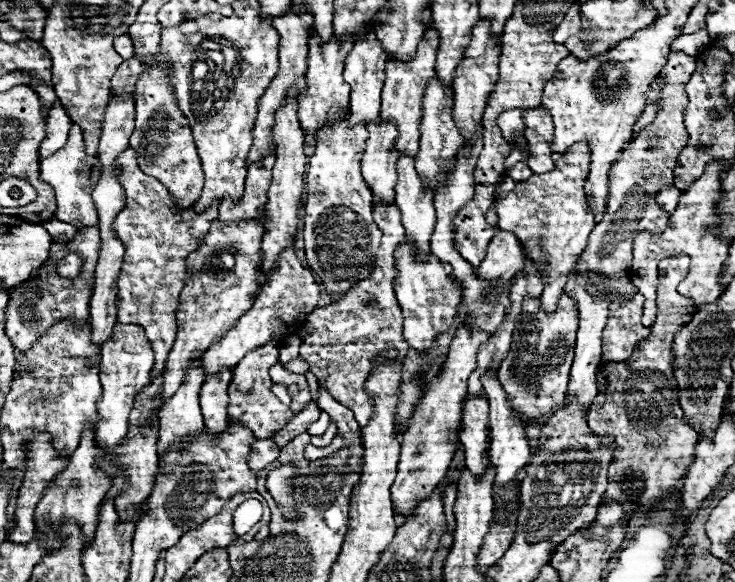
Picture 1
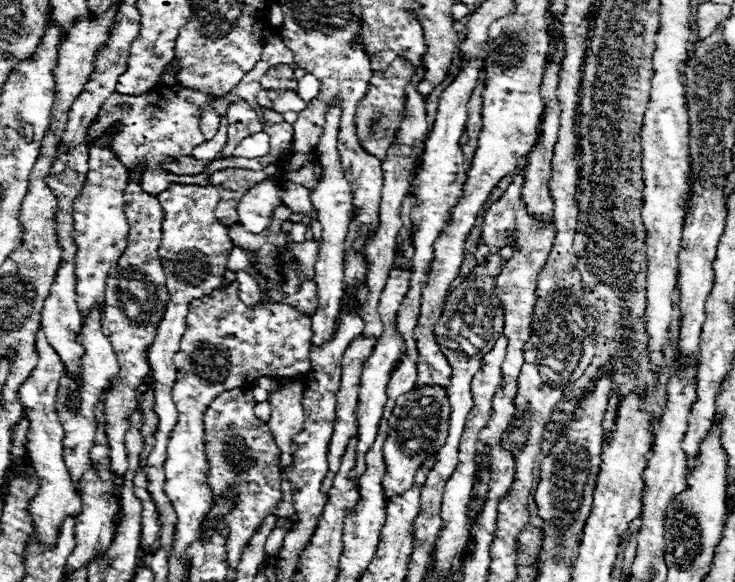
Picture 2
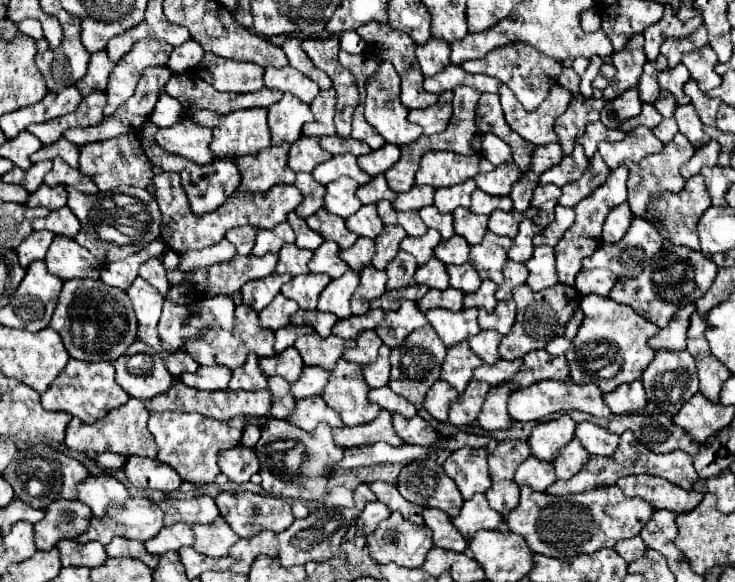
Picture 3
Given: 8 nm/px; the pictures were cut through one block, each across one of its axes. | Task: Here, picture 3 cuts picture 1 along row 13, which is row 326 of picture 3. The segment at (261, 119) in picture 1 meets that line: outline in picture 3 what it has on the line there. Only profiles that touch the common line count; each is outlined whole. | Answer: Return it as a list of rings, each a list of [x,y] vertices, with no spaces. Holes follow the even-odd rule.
[[[286,326],[286,328],[276,330],[274,332],[276,334],[276,344],[274,344],[276,354],[280,354],[282,350],[294,346],[296,338],[302,336],[302,334],[308,334],[308,332],[312,332],[312,328],[308,328],[308,326]]]

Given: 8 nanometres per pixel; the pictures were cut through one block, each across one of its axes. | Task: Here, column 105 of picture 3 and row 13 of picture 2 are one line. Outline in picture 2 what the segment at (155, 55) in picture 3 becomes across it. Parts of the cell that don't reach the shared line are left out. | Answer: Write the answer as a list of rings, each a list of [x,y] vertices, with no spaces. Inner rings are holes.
[[[108,10],[106,16],[96,18],[94,14],[90,16],[90,20],[78,20],[70,32],[66,40],[58,42],[58,64],[54,68],[54,78],[56,78],[56,96],[54,96],[54,106],[52,106],[52,124],[50,124],[50,132],[60,140],[68,122],[68,112],[76,100],[76,96],[80,96],[80,92],[84,90],[84,84],[90,80],[90,74],[94,72],[94,60],[100,54],[100,50],[104,48],[106,40],[108,40],[108,28],[112,24],[112,16],[116,14],[116,10]]]

